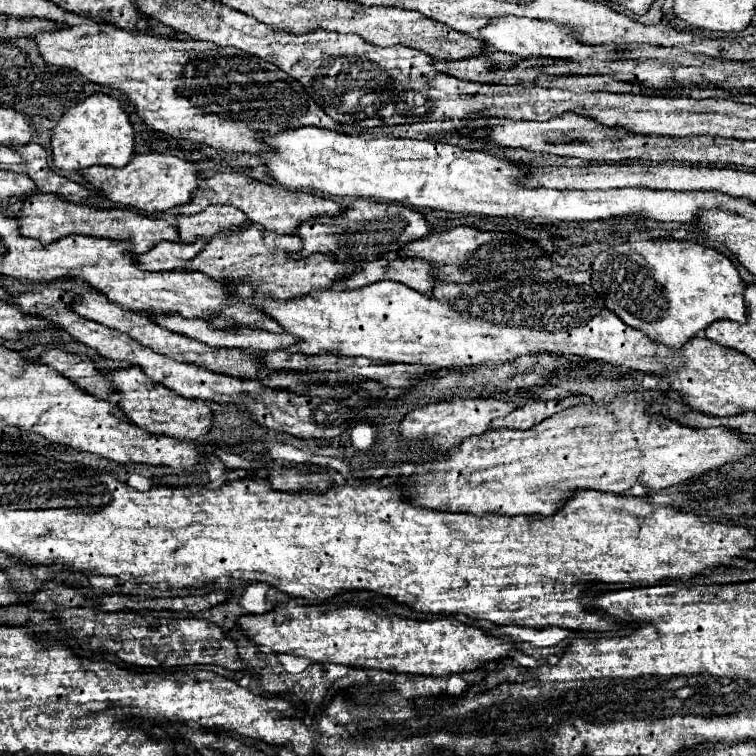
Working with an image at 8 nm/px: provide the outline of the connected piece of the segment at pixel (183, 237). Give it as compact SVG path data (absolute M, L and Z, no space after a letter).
M209 206L193 216L177 216L179 220L179 240L185 244L197 238L211 240L215 234L227 228L241 228L247 224L247 216L235 206Z

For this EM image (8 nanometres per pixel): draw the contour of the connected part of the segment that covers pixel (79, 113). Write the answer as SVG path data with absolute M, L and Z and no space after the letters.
M93 94L69 108L51 134L53 166L61 170L85 170L89 166L121 168L133 156L133 126L119 102L107 94Z

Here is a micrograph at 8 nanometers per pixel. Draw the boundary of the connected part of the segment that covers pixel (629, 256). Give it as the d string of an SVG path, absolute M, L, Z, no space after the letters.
M689 240L623 242L601 252L591 268L593 288L607 308L627 326L647 332L653 340L681 348L717 320L745 322L743 280L735 264L715 248Z

